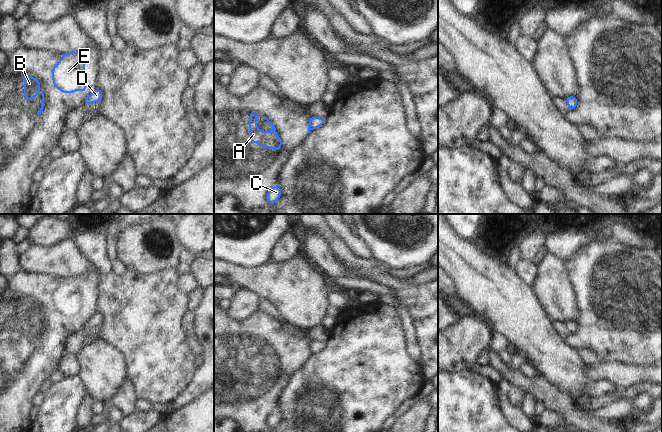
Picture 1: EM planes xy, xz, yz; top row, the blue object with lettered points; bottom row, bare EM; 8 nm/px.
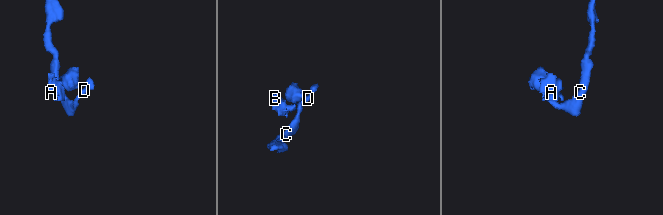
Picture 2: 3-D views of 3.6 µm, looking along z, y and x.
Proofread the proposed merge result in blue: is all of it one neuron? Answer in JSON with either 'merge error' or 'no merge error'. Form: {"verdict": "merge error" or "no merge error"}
{"verdict": "merge error"}

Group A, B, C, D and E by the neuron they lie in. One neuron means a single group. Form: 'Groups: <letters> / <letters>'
Groups: A B E / C D.

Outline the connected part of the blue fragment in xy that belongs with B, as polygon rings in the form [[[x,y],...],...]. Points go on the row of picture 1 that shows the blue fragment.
[[[24,71],[24,99],[33,100],[39,90],[41,90],[39,79],[31,77]]]

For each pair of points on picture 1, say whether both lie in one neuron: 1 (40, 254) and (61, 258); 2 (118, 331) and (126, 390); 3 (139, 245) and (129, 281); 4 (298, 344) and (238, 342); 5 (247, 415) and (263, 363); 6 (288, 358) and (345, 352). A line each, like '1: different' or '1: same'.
1: same
2: different
3: different
4: same
5: same
6: different

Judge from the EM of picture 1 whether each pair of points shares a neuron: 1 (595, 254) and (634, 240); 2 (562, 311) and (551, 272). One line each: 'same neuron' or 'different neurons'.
1: different neurons
2: same neuron

